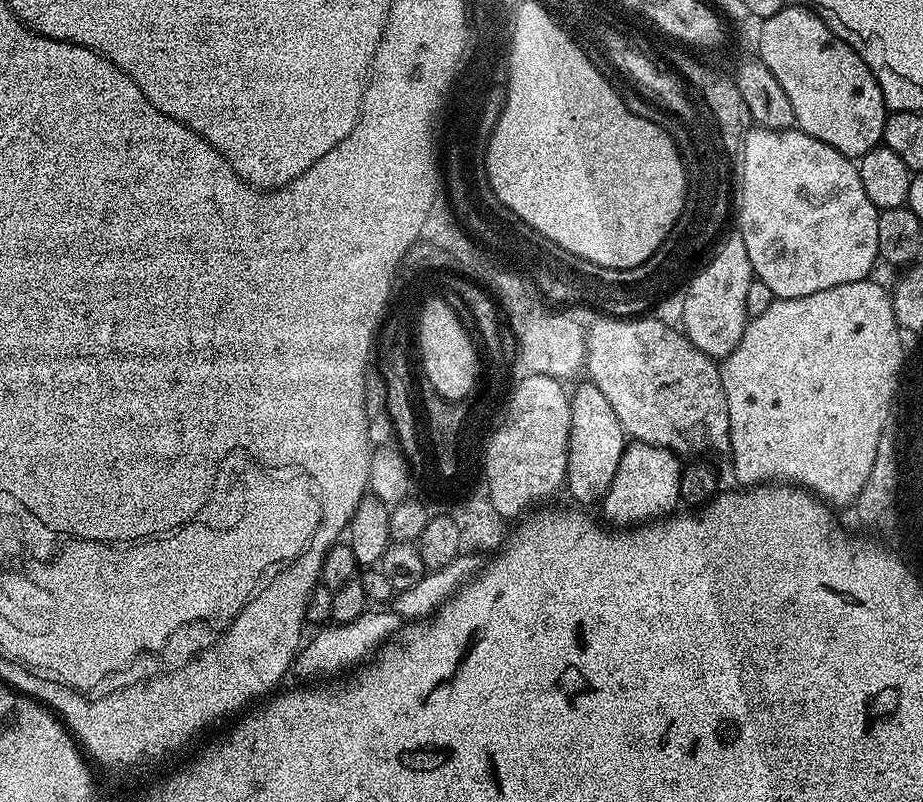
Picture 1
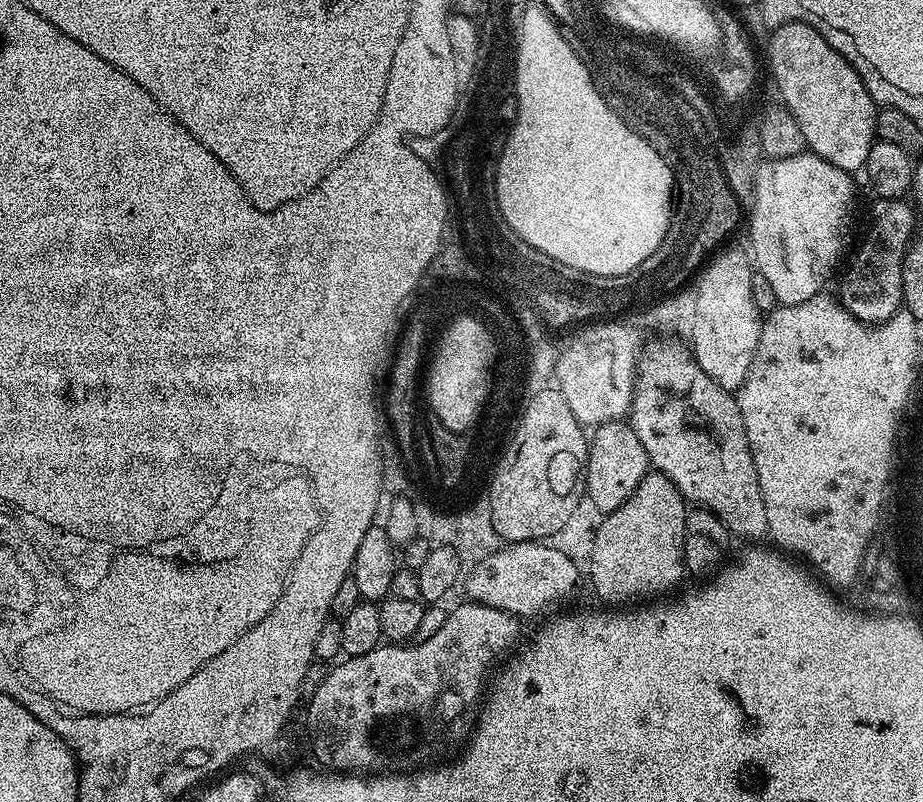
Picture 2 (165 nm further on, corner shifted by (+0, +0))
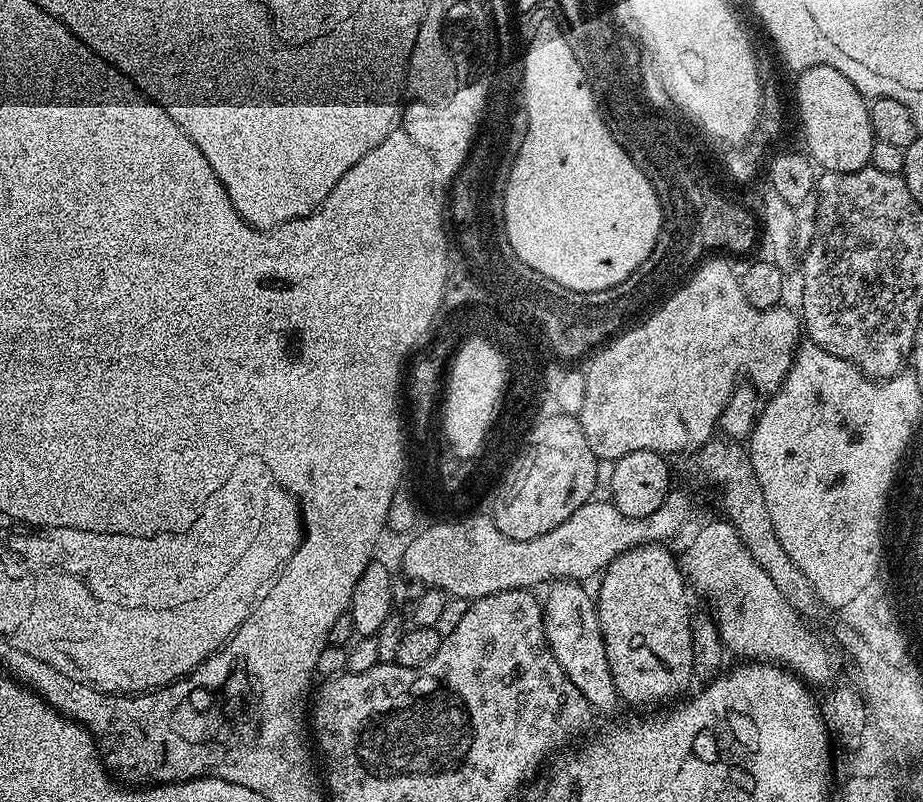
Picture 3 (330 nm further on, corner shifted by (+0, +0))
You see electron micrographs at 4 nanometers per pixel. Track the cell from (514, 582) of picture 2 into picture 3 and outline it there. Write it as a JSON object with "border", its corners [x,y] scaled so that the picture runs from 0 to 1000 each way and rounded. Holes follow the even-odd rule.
{"border":[[[603,724],[597,733],[596,748],[589,756],[589,789],[597,814],[605,822],[605,828],[612,835],[618,850],[629,860],[642,887],[649,892],[652,889],[661,893],[674,874],[665,855],[664,842],[661,840],[645,747],[625,724]]]}

